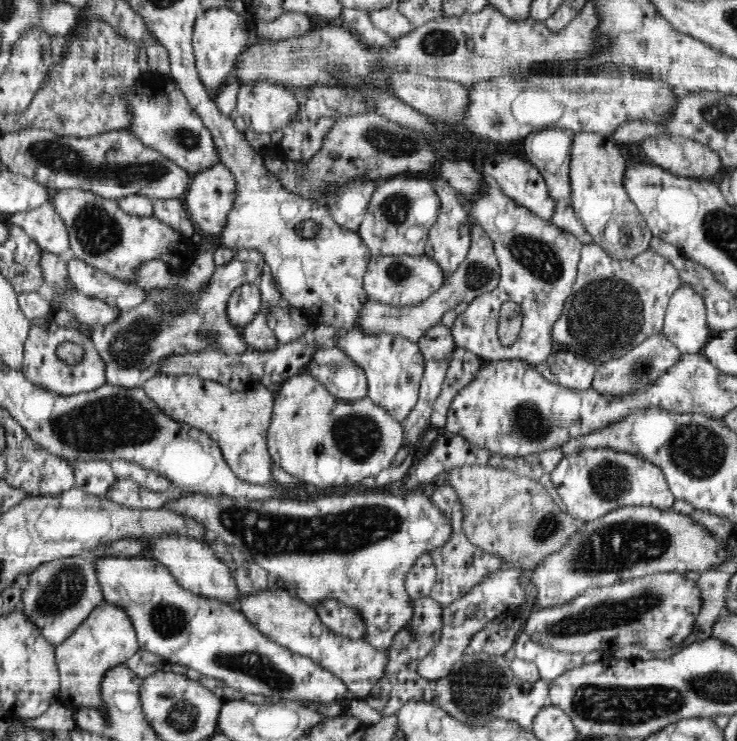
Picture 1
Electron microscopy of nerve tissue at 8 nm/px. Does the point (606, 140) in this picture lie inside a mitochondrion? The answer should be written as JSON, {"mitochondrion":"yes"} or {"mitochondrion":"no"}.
{"mitochondrion":"no"}

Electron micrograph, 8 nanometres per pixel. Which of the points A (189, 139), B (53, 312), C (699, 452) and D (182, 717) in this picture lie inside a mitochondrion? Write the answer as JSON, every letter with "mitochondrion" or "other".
{"A":"mitochondrion","B":"other","C":"mitochondrion","D":"mitochondrion"}

